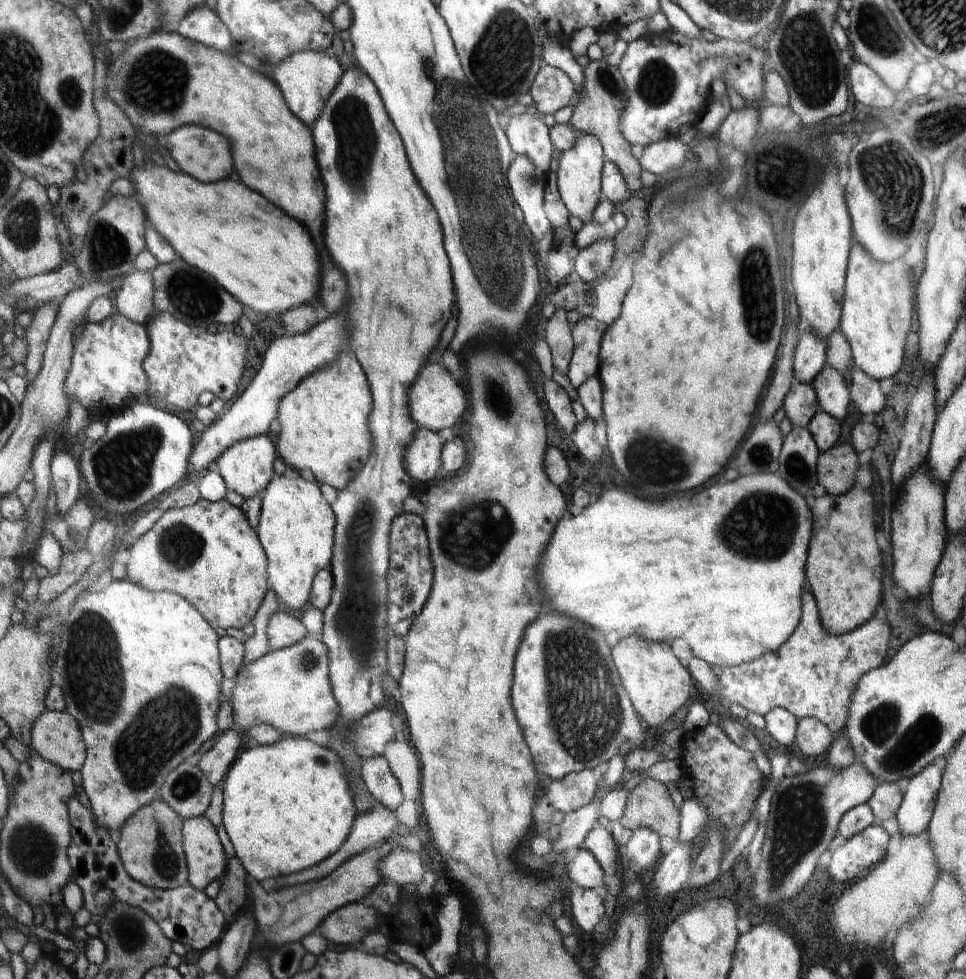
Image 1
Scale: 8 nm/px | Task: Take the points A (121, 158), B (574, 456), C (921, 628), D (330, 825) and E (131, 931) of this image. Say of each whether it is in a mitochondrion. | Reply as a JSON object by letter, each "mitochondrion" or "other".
{"A":"other","B":"other","C":"other","D":"other","E":"mitochondrion"}

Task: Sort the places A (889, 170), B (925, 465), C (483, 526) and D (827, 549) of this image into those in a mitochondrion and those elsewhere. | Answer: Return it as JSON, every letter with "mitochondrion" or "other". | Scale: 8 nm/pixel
{"A":"mitochondrion","B":"other","C":"mitochondrion","D":"other"}

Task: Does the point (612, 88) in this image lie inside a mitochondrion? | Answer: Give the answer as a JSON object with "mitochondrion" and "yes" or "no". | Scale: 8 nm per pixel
{"mitochondrion":"yes"}

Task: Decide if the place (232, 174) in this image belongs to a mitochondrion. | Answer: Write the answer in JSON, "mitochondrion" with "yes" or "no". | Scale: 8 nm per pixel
{"mitochondrion":"no"}

